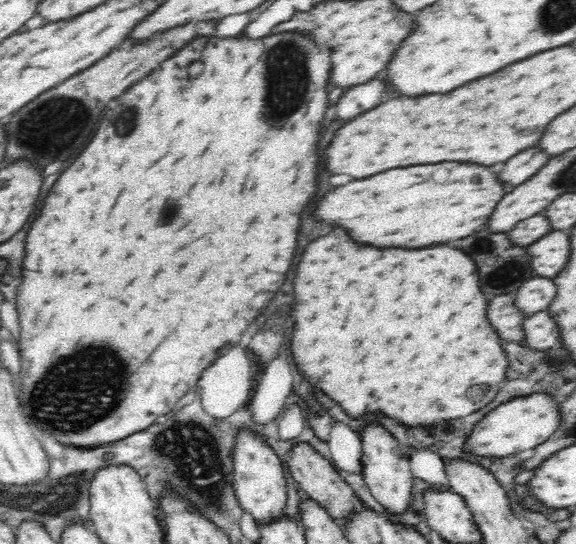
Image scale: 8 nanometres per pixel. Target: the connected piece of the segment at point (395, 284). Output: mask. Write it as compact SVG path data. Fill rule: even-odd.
M336 226L326 236L316 238L310 242L298 262L296 270L296 304L294 306L294 318L296 332L292 338L292 352L300 364L300 368L310 376L310 380L328 392L336 402L346 406L348 414L360 416L366 410L368 412L384 412L388 416L394 416L406 424L433 424L434 420L442 418L459 418L472 415L473 412L484 408L492 402L499 390L499 384L505 380L506 371L509 369L509 356L502 348L501 336L496 328L488 320L488 298L482 292L480 286L480 272L474 256L468 252L462 252L462 248L452 248L448 244L434 244L424 248L376 248L370 244L356 242L348 230L342 226Z

